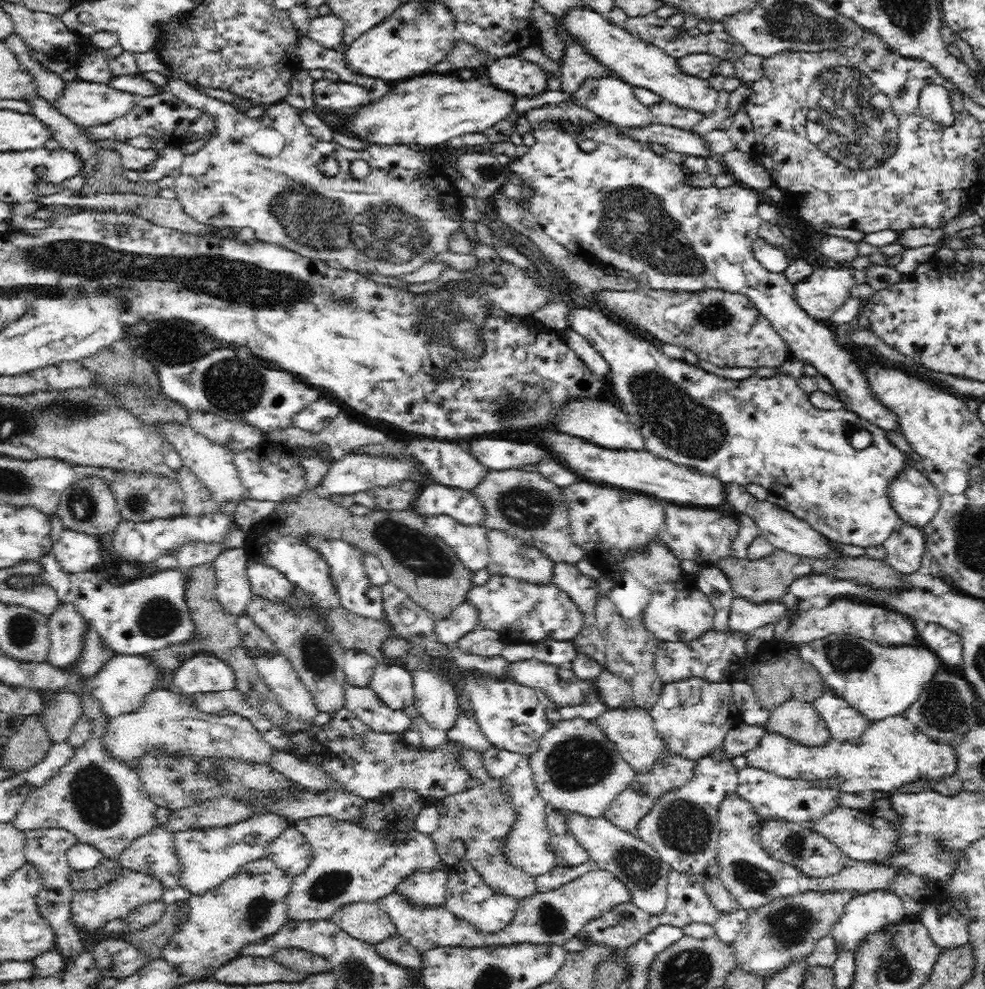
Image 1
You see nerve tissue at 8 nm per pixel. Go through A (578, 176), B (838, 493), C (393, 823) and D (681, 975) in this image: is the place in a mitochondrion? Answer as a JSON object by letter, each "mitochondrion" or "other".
{"A":"other","B":"mitochondrion","C":"other","D":"mitochondrion"}

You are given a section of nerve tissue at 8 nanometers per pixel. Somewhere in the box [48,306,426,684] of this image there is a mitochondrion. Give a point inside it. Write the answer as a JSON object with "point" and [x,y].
{"point":[234,386]}

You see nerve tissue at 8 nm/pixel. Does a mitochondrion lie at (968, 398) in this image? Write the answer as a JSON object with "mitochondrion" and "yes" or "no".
{"mitochondrion":"no"}

